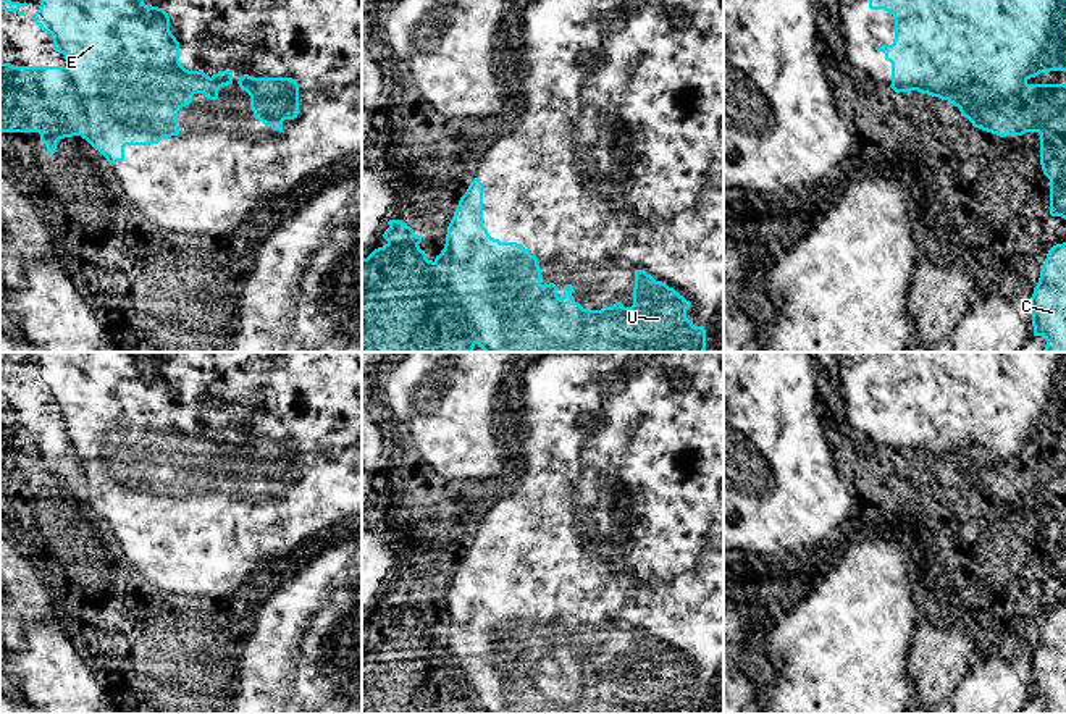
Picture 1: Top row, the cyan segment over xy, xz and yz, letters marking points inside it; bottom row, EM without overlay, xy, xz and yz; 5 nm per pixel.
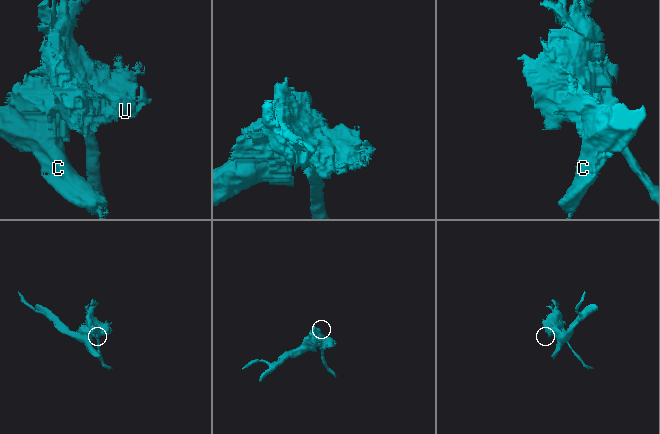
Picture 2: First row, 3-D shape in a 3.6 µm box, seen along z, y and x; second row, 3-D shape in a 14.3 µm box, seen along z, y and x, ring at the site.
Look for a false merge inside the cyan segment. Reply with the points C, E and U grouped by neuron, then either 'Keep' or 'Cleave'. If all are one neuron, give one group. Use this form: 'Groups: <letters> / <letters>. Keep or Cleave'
Groups: C / E U. Cleave

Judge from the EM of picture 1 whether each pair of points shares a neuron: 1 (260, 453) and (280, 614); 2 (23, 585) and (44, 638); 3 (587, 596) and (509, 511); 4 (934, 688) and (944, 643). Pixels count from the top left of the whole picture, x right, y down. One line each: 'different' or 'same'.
1: different
2: different
3: same
4: same

